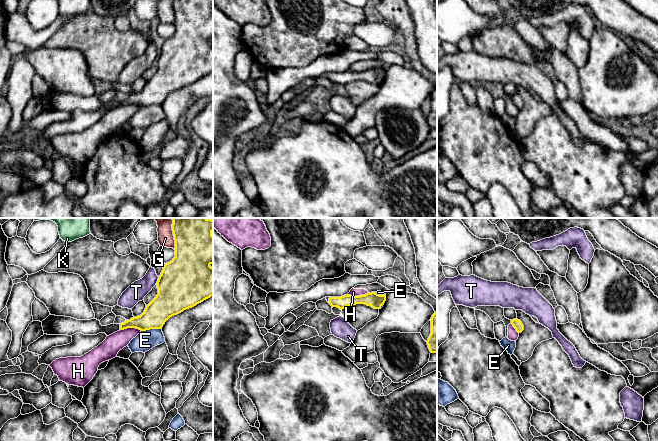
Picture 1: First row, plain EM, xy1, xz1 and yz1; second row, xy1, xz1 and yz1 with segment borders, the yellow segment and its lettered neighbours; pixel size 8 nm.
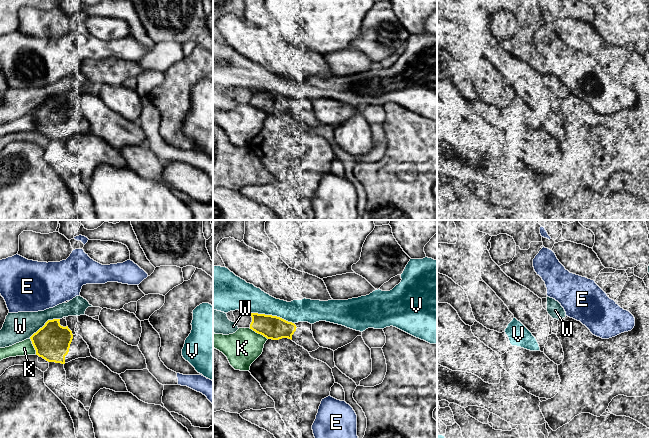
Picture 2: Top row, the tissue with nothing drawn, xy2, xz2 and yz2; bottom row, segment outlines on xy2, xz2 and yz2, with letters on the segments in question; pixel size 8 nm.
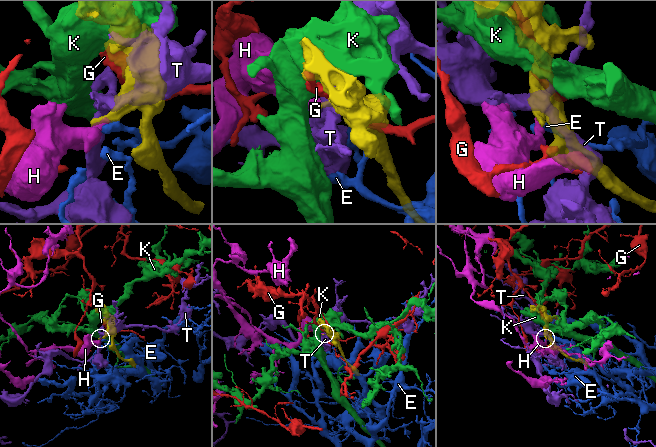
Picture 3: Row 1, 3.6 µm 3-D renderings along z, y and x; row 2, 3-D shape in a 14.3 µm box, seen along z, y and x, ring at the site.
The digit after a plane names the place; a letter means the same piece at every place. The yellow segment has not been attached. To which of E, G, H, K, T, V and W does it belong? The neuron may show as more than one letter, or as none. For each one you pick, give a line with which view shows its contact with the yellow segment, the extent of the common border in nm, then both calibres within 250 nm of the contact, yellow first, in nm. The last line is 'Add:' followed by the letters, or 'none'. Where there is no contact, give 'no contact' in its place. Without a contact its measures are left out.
Add: none

